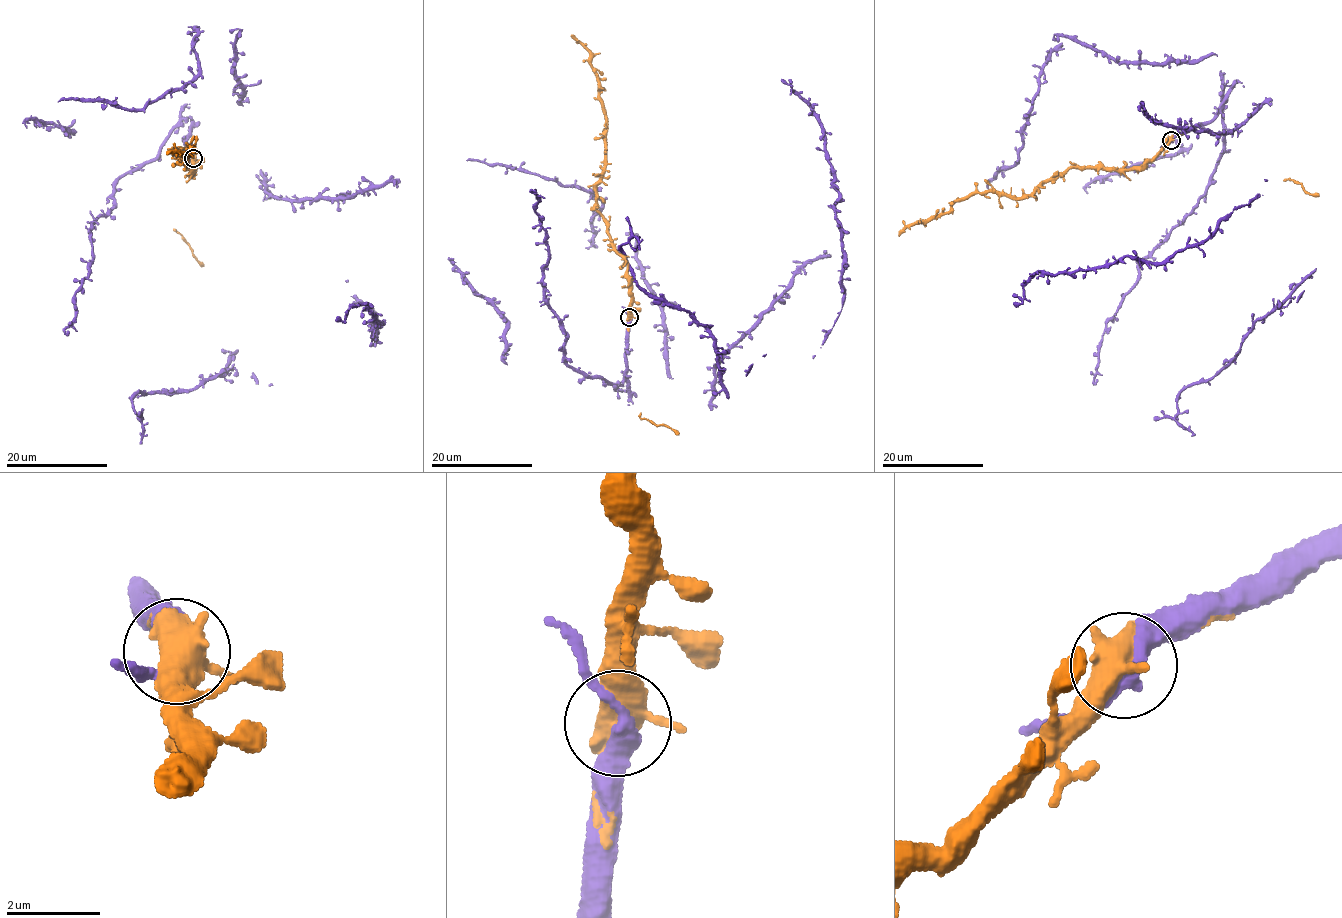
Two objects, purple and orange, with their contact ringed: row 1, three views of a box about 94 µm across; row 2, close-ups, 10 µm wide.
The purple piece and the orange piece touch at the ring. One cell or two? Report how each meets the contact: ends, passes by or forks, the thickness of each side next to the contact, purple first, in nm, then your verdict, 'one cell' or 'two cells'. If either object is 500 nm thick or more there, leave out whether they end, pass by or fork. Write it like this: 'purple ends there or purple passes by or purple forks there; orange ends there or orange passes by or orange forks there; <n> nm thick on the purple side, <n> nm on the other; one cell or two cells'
380 nm thick on the purple side, 550 nm on the other; one cell

